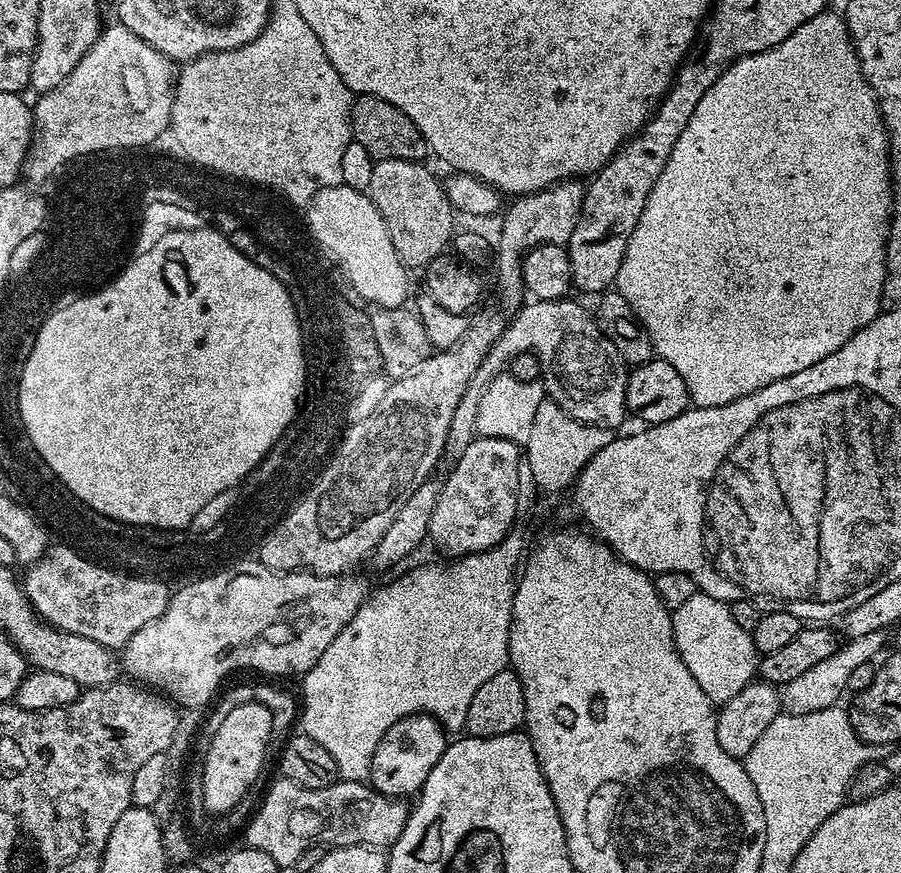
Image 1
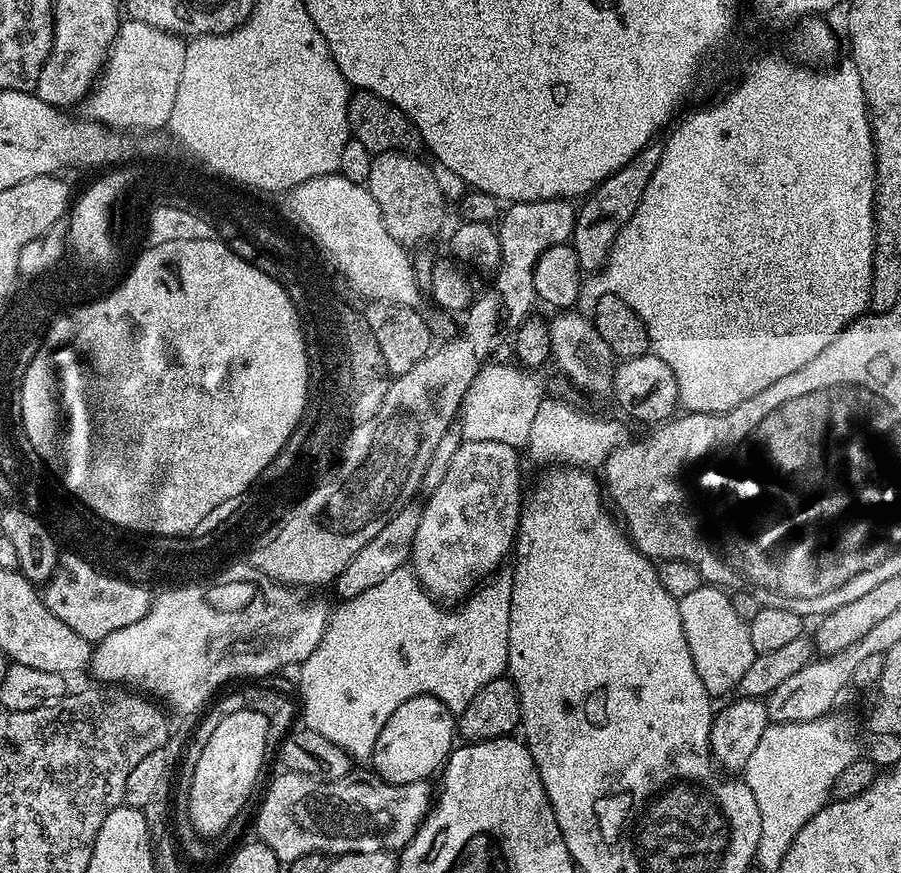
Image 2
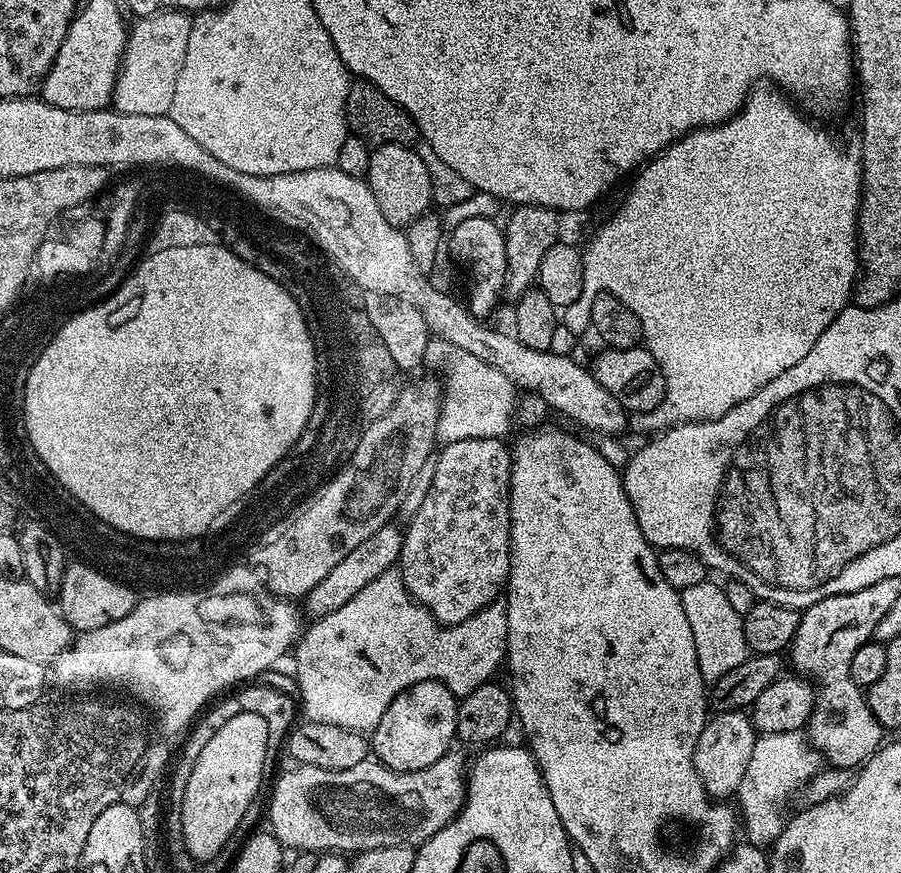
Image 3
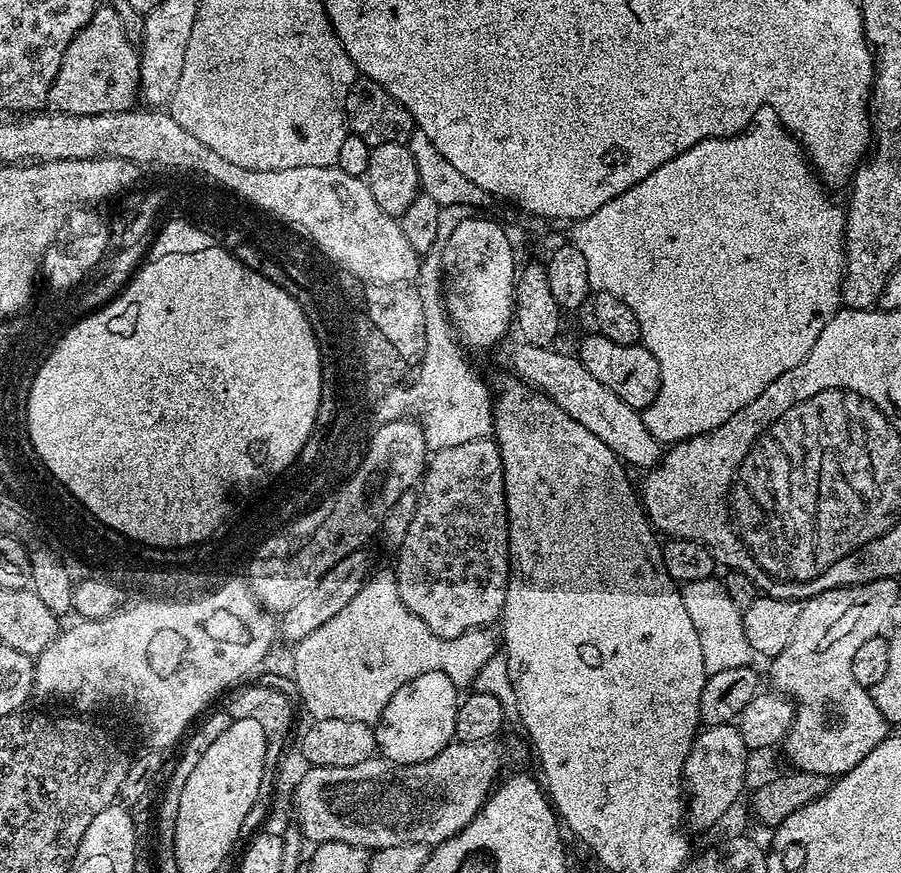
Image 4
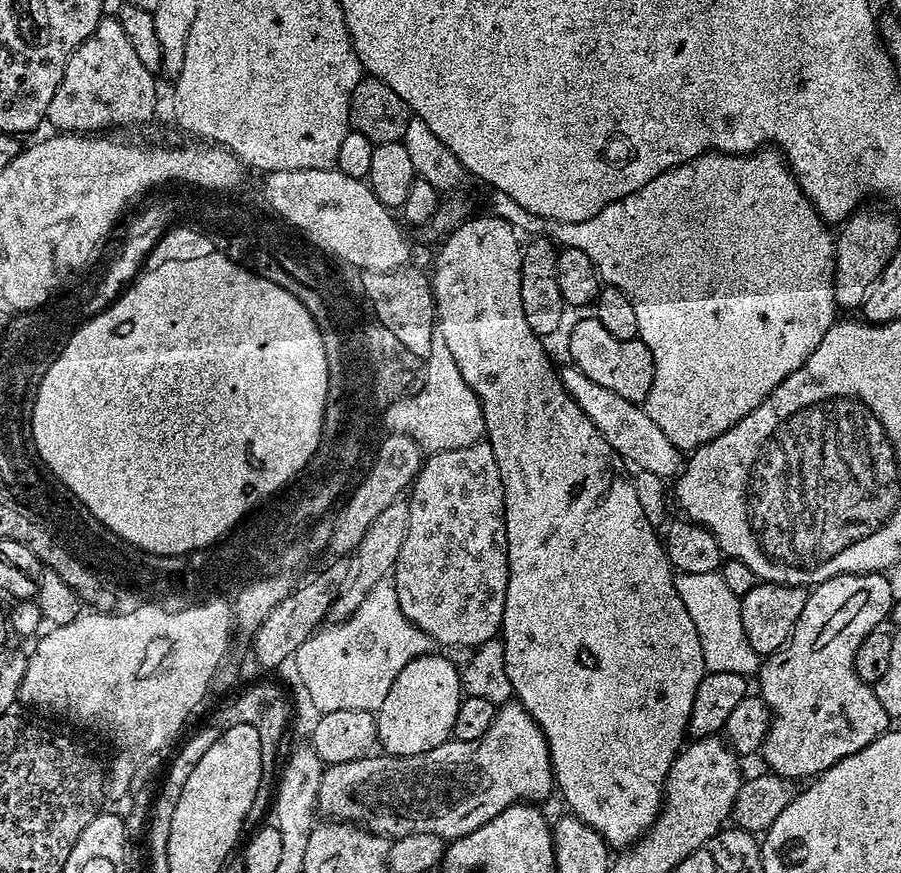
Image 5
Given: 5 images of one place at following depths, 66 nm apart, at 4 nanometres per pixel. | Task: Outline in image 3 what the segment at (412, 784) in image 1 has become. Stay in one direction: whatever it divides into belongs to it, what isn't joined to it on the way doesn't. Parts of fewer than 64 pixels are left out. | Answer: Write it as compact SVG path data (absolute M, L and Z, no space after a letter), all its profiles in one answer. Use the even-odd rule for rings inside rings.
M436 680L418 682L390 702L386 714L382 714L382 722L370 734L370 752L380 763L385 764L395 772L409 772L410 770L426 770L426 766L434 766L438 758L442 758L453 747L456 740L456 705L458 697L445 684Z

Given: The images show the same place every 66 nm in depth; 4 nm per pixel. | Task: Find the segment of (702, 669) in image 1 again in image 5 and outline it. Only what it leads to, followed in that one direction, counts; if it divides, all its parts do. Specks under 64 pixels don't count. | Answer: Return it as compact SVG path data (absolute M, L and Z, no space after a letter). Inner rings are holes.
M719 571L710 574L679 573L675 577L676 589L698 630L698 642L702 642L702 658L708 672L755 673L762 660L754 646L746 642L746 630L742 630L740 597L726 586Z

